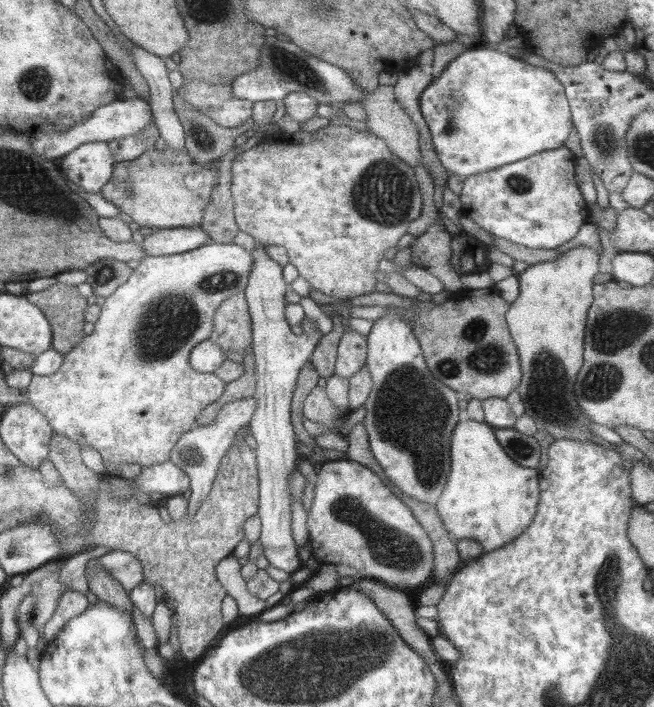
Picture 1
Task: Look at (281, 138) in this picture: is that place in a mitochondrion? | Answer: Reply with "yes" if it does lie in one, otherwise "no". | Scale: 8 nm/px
no

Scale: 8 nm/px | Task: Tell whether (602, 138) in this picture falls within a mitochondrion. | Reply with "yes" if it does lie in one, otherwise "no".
yes

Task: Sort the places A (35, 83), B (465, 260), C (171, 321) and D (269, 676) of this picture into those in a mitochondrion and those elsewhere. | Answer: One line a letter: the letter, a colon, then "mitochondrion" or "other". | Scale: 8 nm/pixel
A: mitochondrion
B: other
C: mitochondrion
D: mitochondrion

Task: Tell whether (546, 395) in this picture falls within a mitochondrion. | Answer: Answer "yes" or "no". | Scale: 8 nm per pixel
yes

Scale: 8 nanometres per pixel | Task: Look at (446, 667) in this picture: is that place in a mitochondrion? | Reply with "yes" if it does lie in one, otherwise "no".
no

